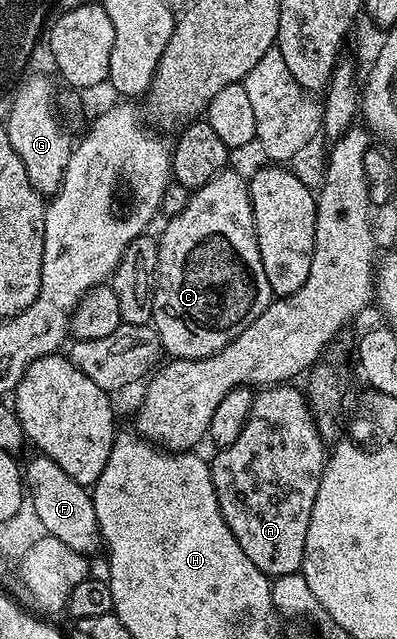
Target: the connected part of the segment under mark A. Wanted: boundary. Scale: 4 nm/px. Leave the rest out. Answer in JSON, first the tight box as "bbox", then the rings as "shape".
{"bbox":[211,382,327,578],"shape":[[[289,382],[262,387],[254,395],[243,434],[239,434],[231,446],[220,449],[218,456],[211,460],[219,510],[231,534],[235,534],[235,542],[243,546],[243,554],[270,578],[302,571],[308,524],[327,457],[326,441],[317,428],[306,393],[293,387],[297,386]]]}

